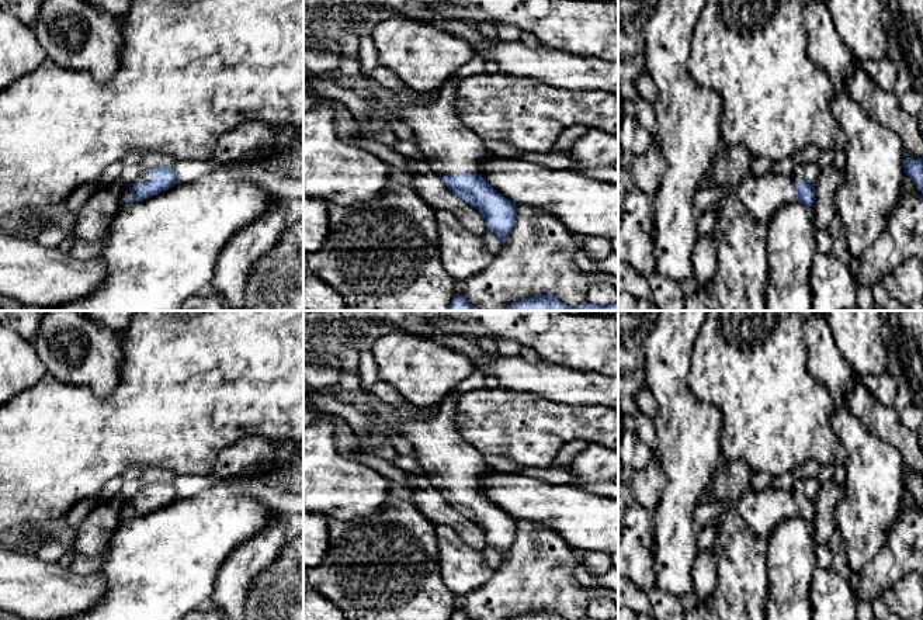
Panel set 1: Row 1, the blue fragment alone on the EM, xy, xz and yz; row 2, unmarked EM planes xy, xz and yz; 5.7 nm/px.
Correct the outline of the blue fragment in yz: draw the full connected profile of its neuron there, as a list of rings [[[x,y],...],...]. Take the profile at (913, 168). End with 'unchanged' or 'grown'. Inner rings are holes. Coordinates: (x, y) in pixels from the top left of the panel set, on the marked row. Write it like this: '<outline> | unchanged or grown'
[[[906,157],[903,160],[905,173],[915,183],[916,188],[923,195],[923,159]]] | unchanged

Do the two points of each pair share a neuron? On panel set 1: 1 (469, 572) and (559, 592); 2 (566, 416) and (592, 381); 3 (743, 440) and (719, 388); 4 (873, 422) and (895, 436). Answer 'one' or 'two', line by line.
1: two
2: two
3: one
4: one

